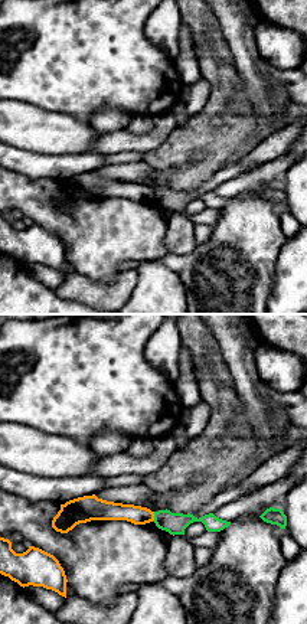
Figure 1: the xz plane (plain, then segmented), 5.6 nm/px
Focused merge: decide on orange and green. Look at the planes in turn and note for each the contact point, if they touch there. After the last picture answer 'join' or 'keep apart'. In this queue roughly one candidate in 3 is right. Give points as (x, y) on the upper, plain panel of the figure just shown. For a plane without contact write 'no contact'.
(153, 193)

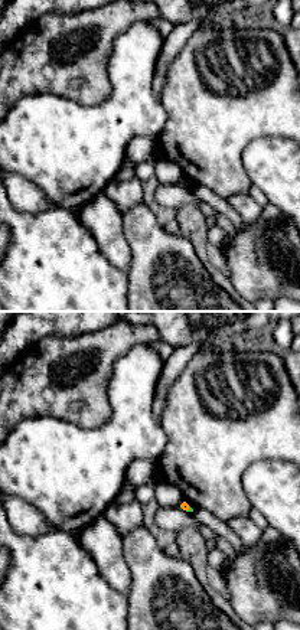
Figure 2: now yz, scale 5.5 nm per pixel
(188, 186)

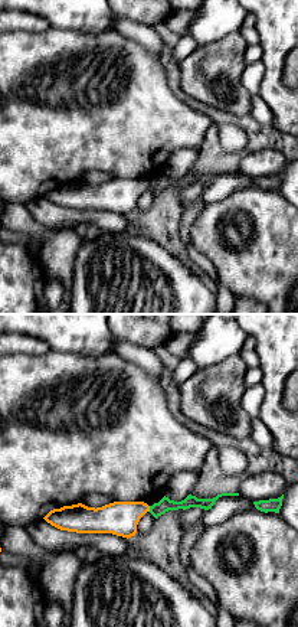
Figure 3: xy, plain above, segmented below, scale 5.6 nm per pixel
(148, 186)

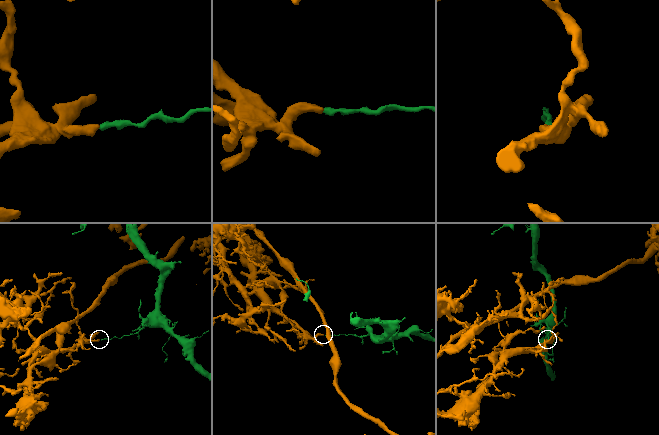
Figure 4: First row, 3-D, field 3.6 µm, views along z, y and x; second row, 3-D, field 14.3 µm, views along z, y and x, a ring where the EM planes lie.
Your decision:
keep apart

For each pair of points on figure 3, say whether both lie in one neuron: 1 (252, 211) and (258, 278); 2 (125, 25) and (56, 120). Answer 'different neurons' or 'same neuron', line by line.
1: same neuron
2: different neurons

